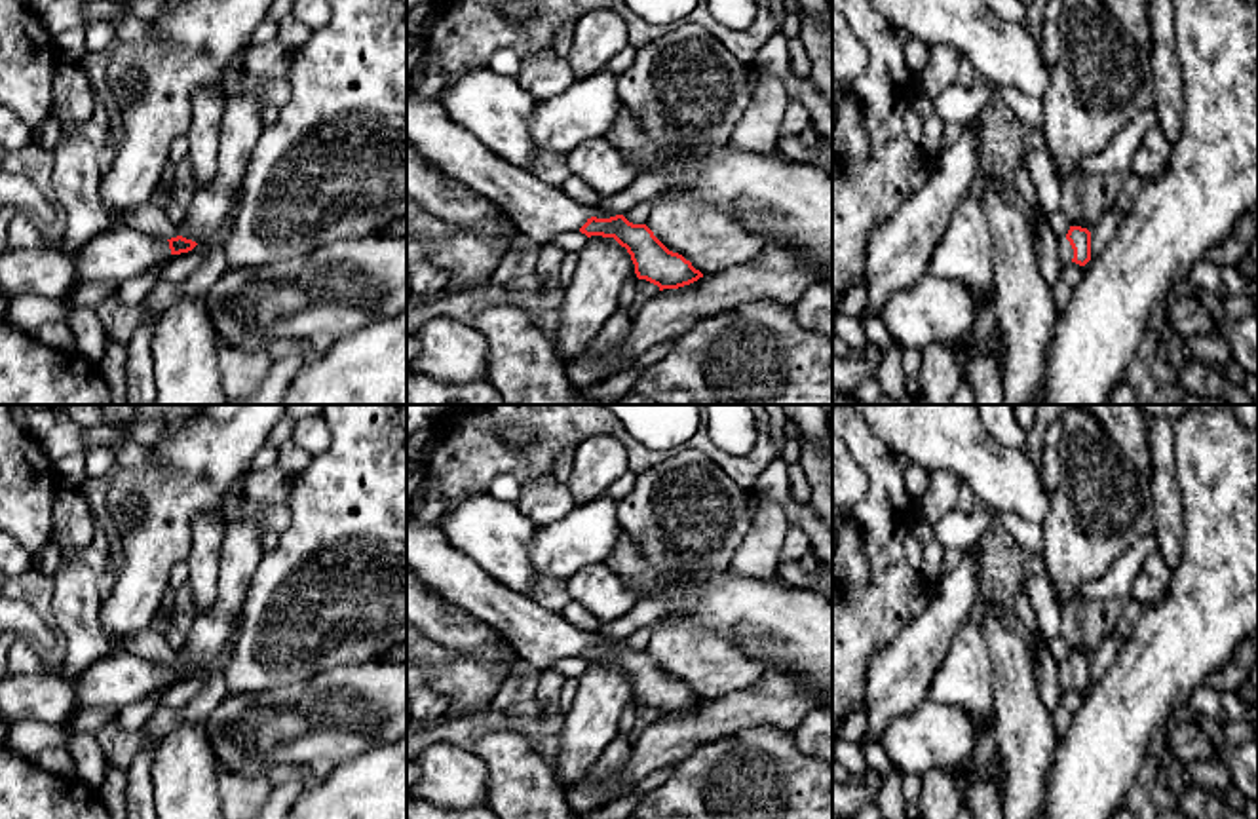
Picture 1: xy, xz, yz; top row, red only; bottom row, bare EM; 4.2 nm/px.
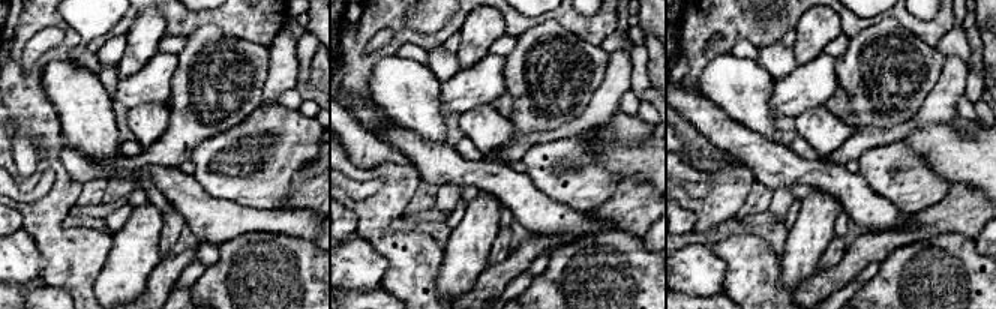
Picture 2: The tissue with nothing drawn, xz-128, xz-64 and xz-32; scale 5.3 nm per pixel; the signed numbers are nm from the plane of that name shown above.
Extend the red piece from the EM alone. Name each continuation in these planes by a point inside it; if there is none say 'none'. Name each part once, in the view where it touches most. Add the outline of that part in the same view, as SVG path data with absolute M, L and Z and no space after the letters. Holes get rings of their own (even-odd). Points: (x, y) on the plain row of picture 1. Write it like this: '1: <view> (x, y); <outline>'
1: yz (1065, 675); M1066 663L1058 665L1058 684L1062 690L1072 688L1072 684L1074 684L1074 675Z

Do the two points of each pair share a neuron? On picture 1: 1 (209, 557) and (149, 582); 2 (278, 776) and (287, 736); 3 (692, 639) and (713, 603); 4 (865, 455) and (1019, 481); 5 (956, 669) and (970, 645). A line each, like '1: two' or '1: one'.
1: two
2: two
3: two
4: two
5: one

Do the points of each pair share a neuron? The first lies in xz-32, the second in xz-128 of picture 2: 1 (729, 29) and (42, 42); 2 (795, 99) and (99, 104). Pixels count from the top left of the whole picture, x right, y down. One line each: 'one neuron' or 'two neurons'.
1: two neurons
2: two neurons

